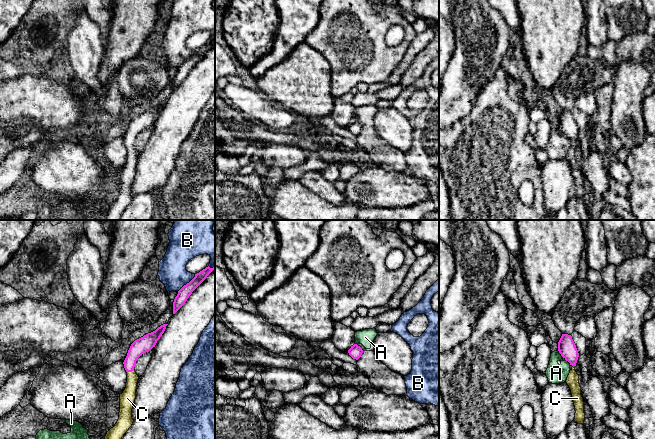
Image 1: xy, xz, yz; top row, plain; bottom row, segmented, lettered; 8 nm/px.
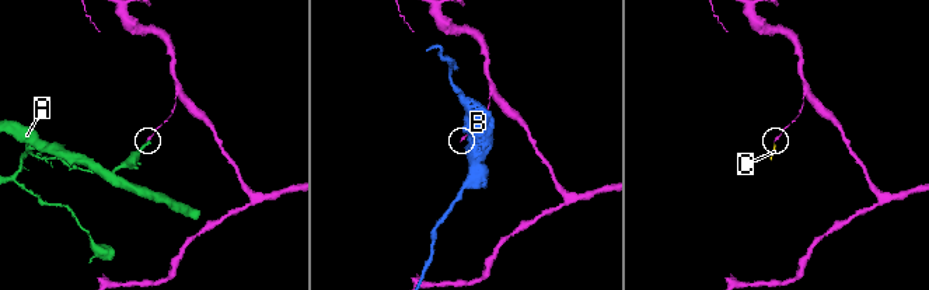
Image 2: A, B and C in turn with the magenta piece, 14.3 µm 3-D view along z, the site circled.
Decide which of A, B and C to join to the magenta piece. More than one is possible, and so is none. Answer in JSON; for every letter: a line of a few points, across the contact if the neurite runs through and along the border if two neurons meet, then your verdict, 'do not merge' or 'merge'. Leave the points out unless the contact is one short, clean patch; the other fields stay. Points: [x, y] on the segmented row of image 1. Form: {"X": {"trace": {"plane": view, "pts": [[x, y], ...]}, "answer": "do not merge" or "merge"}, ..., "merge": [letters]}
{"A": {"trace": {"plane": "yz", "pts": [[558, 350], [562, 356]]}, "answer": "do not merge"}, "B": {"answer": "do not merge"}, "C": {"trace": {"plane": "xy", "pts": [[144, 344], [131, 358], [131, 371], [131, 388], [127, 398]]}, "answer": "merge"}, "merge": ["C"]}

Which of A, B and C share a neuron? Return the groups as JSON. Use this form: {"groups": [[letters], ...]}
{"groups": [["A"], ["B"], ["C"]]}

